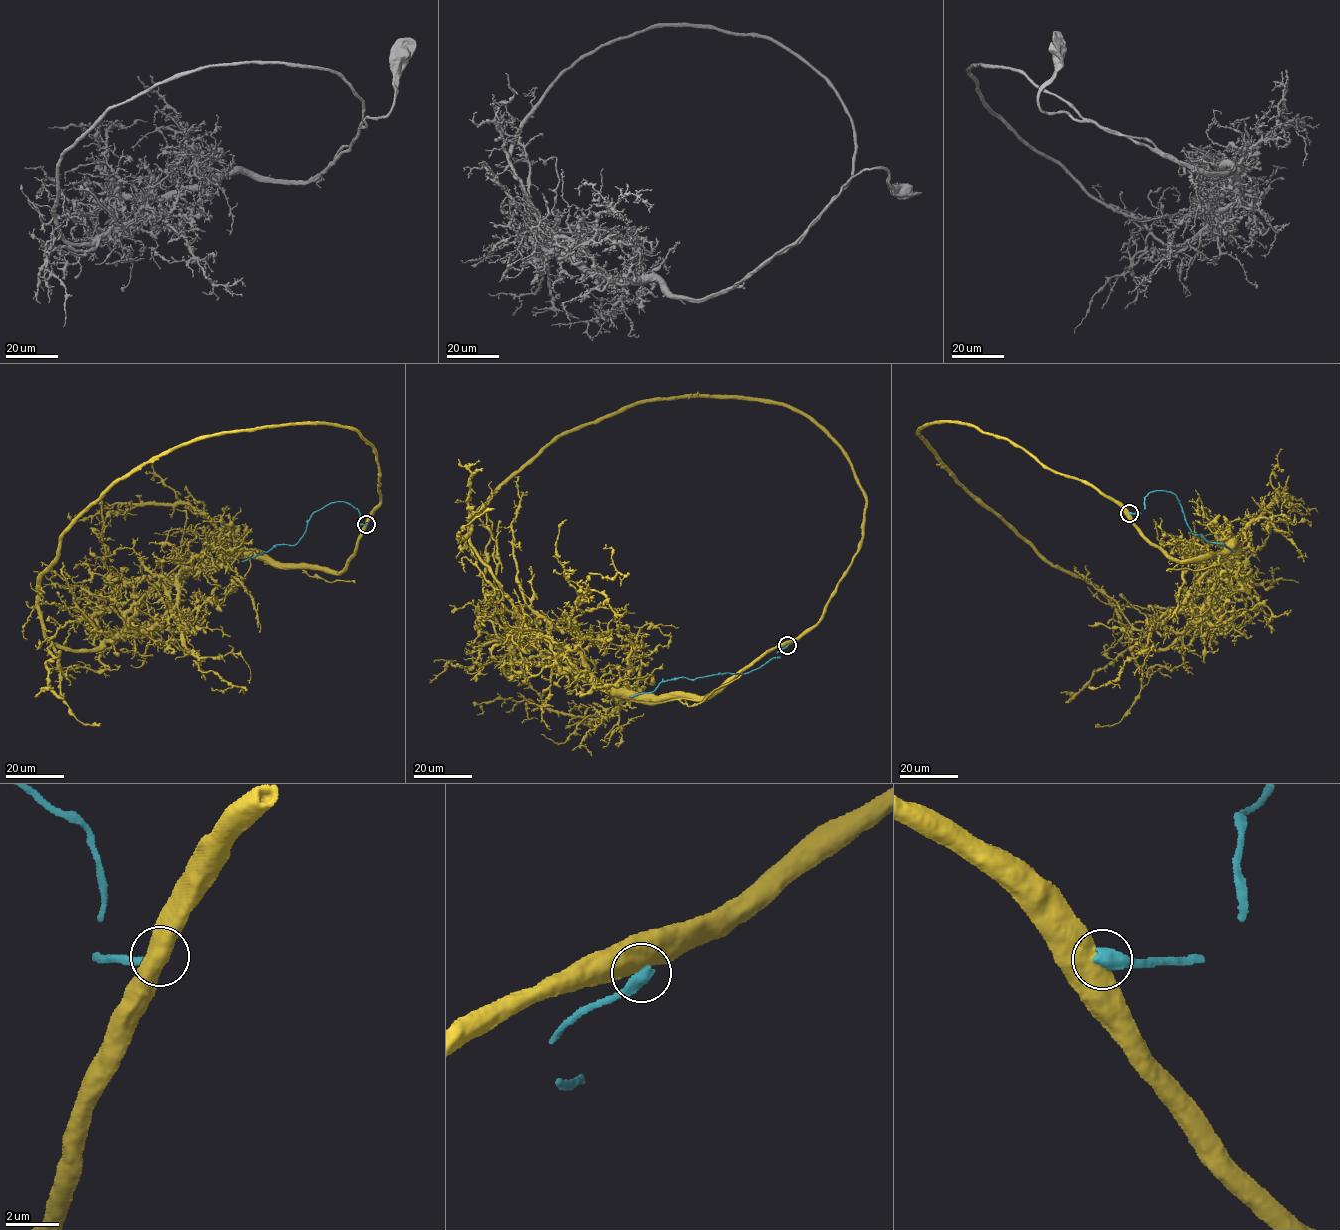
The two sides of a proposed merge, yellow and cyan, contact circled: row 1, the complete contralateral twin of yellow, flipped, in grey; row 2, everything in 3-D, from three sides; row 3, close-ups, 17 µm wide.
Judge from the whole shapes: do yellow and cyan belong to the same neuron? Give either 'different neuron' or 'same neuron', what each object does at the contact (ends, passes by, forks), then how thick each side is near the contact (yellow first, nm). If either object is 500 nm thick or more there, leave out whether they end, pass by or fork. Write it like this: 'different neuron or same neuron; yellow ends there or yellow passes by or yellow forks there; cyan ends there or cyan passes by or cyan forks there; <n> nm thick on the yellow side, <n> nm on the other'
different neuron; 850 nm thick on the yellow side, 550 nm on the other

